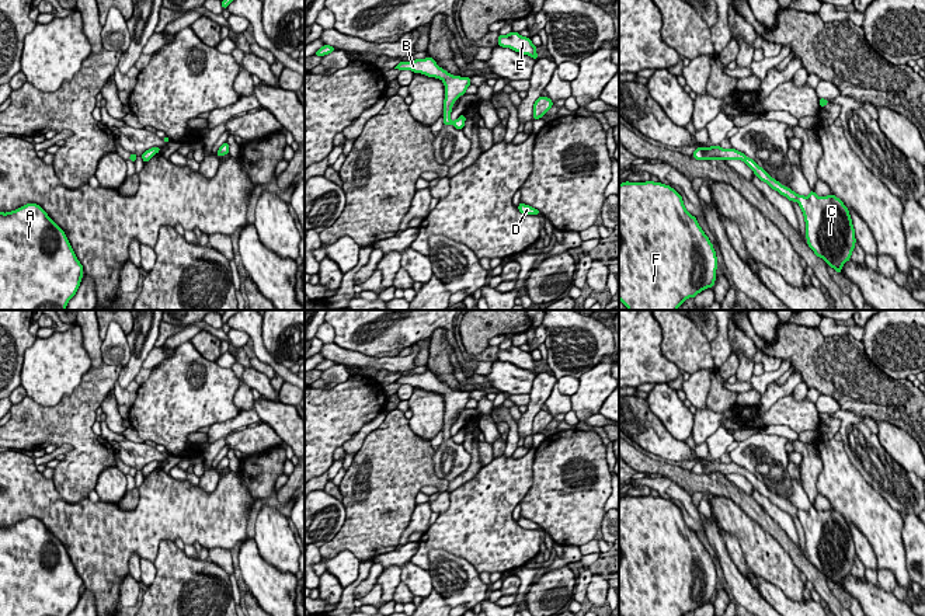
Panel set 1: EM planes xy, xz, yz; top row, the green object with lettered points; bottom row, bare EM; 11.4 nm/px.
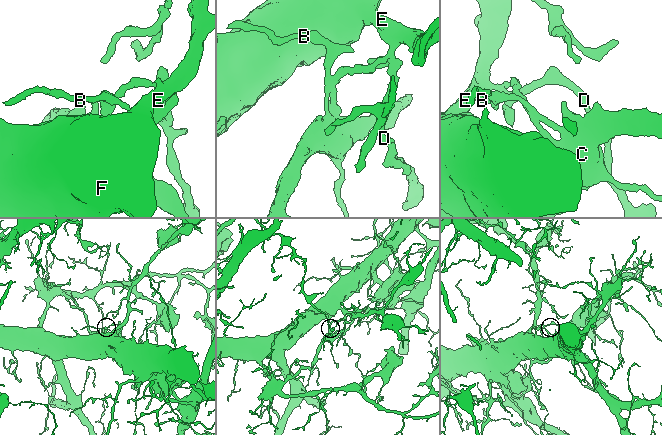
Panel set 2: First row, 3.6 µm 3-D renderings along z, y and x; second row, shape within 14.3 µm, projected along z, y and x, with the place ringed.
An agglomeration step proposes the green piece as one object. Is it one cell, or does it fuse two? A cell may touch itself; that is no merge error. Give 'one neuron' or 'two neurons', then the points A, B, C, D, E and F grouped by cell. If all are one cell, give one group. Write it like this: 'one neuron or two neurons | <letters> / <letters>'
two neurons | A B D E F / C

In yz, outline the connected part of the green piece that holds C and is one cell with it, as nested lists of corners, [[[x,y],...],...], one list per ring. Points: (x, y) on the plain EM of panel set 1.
[[[752,473],[745,477],[754,488],[772,504],[796,515],[801,522],[806,536],[807,560],[814,568],[823,573],[828,581],[842,588],[842,580],[851,574],[855,563],[855,543],[848,522],[835,509],[817,511],[811,504],[808,511],[803,511],[772,493]]]

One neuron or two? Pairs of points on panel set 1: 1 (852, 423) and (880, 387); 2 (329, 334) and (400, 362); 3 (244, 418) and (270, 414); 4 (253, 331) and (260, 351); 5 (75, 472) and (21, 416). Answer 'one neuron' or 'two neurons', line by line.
1: two neurons
2: two neurons
3: two neurons
4: one neuron
5: one neuron

